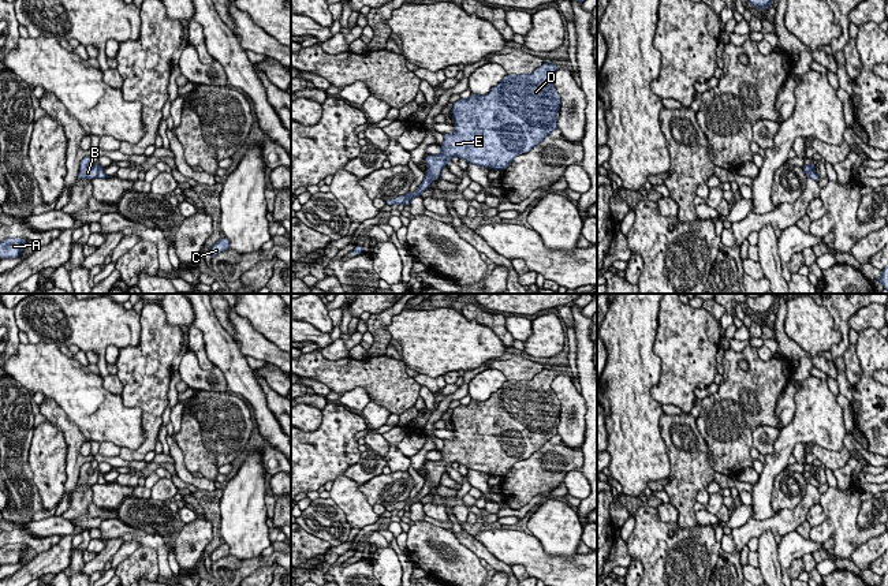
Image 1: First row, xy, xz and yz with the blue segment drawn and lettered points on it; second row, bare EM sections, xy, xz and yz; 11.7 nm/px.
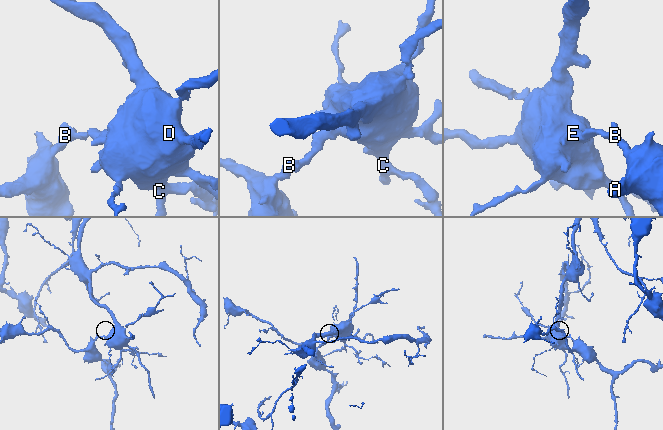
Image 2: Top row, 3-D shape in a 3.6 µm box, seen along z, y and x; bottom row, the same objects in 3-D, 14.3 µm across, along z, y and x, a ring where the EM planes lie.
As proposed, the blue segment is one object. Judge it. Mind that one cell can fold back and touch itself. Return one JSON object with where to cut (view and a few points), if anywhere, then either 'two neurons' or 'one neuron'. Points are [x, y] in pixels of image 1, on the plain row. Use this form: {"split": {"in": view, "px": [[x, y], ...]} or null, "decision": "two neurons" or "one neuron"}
{"split": {"in": "xz", "px": [[406, 501], [402, 508]]}, "decision": "two neurons"}

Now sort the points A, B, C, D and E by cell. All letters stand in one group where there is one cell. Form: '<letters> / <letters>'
A B / C D E

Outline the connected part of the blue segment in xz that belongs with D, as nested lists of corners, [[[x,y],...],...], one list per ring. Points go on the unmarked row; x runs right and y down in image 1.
[[[544,369],[531,380],[507,380],[503,387],[490,395],[485,402],[471,400],[467,406],[454,408],[451,421],[454,423],[454,440],[444,440],[443,458],[434,462],[425,462],[428,478],[424,488],[414,497],[408,499],[404,511],[430,493],[434,485],[440,485],[441,475],[452,467],[454,462],[466,466],[469,470],[504,477],[512,466],[531,456],[545,443],[557,436],[560,402],[552,391],[552,381],[559,372]]]

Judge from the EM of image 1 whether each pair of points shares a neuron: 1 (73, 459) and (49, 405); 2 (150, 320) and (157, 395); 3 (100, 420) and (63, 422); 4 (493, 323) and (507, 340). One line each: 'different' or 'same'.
1: same
2: same
3: different
4: same

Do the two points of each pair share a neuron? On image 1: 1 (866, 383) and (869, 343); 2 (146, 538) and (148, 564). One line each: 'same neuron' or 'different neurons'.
1: same neuron
2: different neurons

